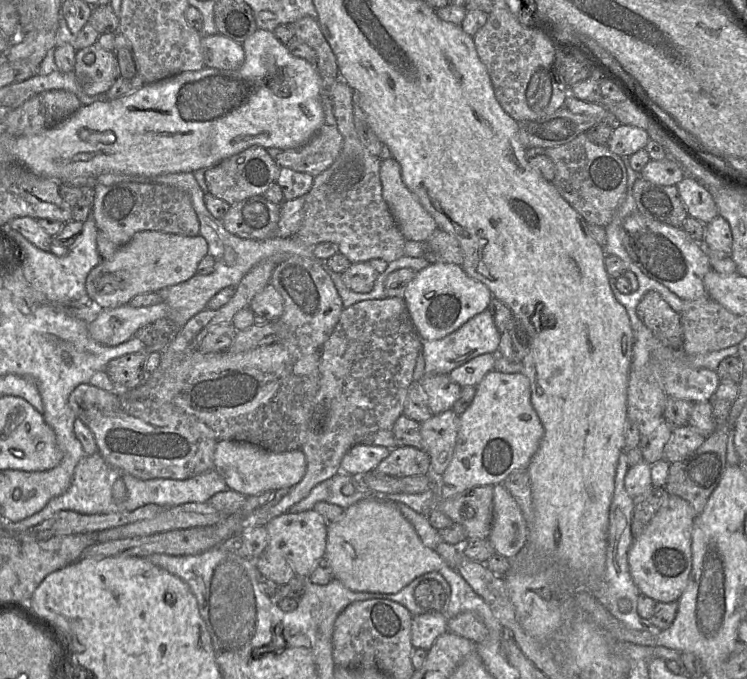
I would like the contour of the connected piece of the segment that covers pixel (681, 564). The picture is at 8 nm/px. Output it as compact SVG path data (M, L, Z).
M669 495L644 531L633 539L628 552L628 565L640 593L656 602L668 603L679 599L692 569L691 535L696 516L688 501Z

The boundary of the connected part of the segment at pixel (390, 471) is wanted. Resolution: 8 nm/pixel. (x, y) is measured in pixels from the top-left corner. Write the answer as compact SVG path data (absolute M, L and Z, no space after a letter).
M396 446L388 457L383 459L375 471L385 475L401 478L431 473L429 454L424 449L413 446Z

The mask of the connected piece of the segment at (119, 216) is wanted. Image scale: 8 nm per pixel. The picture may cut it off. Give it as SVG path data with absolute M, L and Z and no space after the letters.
M152 180L140 182L121 182L109 186L95 184L95 197L93 204L93 218L98 231L106 236L117 246L128 243L140 231L151 230L181 236L197 236L199 234L199 220L193 209L190 197L184 191Z

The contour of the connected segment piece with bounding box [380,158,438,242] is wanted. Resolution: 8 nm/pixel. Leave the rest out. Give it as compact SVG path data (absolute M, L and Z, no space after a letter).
M395 159L381 161L380 181L382 197L405 239L428 240L438 225L402 181L401 167Z

